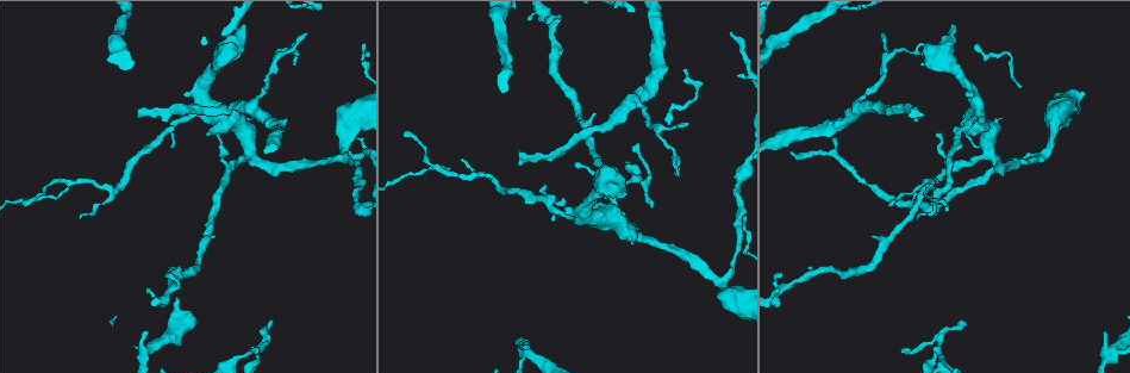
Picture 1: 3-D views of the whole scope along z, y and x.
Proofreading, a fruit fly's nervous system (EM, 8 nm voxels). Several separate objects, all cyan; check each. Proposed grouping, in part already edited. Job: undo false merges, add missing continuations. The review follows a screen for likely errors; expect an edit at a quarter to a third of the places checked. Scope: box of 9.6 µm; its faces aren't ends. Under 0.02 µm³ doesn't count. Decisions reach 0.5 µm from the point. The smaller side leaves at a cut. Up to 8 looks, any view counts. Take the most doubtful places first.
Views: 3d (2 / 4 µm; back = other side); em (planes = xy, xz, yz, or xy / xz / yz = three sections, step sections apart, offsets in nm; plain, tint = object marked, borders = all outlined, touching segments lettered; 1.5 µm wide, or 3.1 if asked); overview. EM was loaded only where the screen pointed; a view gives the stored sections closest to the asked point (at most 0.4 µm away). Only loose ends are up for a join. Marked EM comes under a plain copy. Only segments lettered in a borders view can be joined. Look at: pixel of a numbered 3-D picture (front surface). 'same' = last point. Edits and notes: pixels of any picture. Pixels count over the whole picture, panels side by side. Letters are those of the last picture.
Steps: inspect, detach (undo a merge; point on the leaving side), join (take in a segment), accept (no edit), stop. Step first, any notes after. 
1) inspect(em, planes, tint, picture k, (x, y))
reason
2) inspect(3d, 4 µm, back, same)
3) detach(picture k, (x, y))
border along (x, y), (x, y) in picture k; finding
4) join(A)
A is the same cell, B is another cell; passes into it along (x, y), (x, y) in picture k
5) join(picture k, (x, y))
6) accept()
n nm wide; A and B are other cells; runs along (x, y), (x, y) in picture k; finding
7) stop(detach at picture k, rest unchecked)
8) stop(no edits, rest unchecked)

inspect(3d, 2 µm, picture 1, (908, 116))
an open end

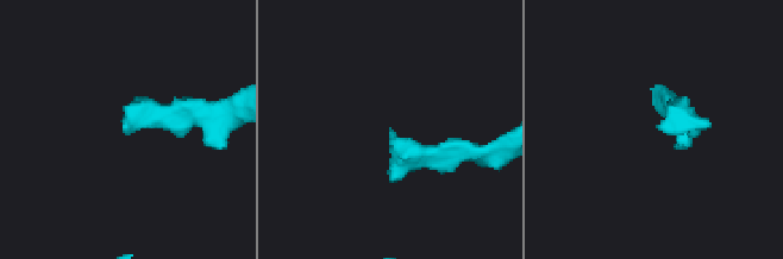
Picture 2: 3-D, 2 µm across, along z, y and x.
inspect(em, yz, step 4, tint, picture 2, (124, 127))
now the EM

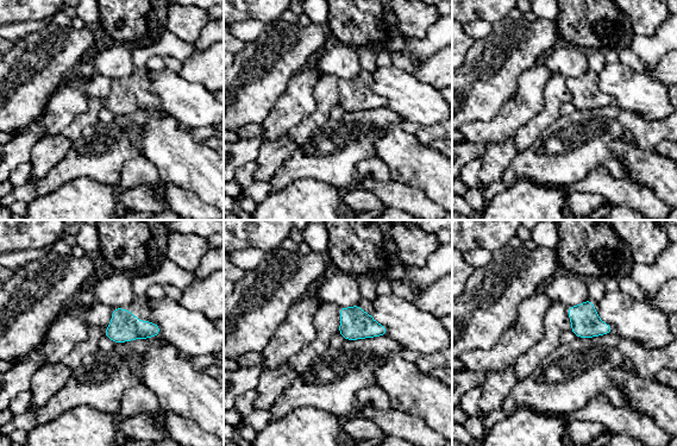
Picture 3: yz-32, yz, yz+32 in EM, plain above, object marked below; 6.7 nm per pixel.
inspect(em, yz, step 4, borders, same)

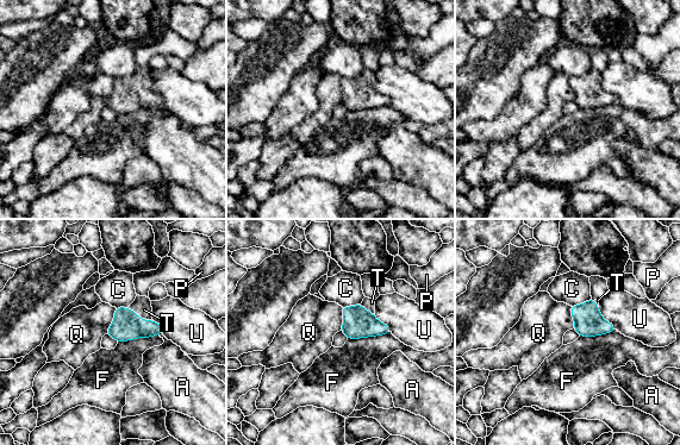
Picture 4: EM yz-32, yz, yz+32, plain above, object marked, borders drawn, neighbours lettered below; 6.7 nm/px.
join(T)
180 nm wide; T is the same cell, A, C, F, P, Q and U are other cells; passes into it along (126, 325), (139, 318), (142, 305) in picture 4; it goes on there

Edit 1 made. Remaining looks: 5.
inspect(3d, 2 µm, picture 1, (244, 27))
thick end

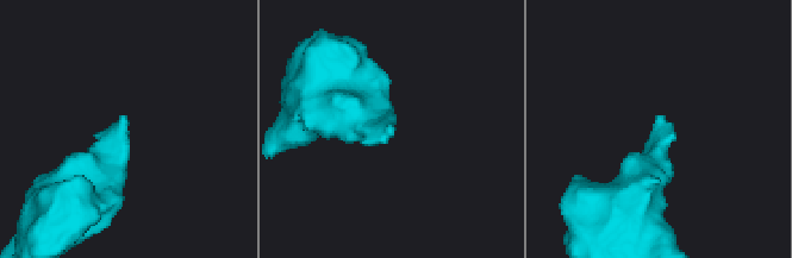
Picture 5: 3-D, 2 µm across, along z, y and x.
inspect(em, planes, tint, picture 5, (393, 134))
now the EM

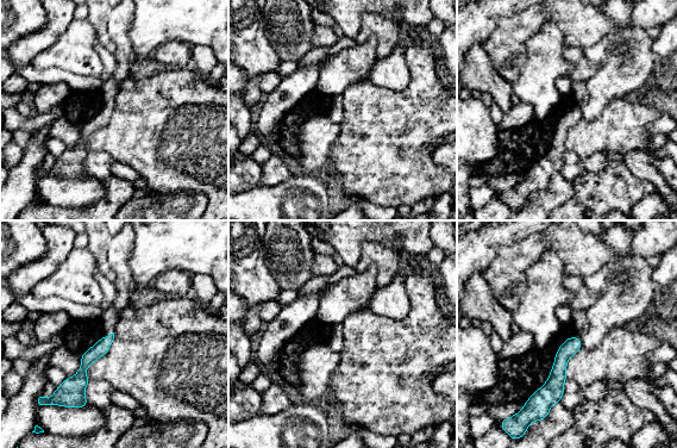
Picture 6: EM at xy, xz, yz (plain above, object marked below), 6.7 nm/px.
inspect(em, planes, borders, same)
what lies round it

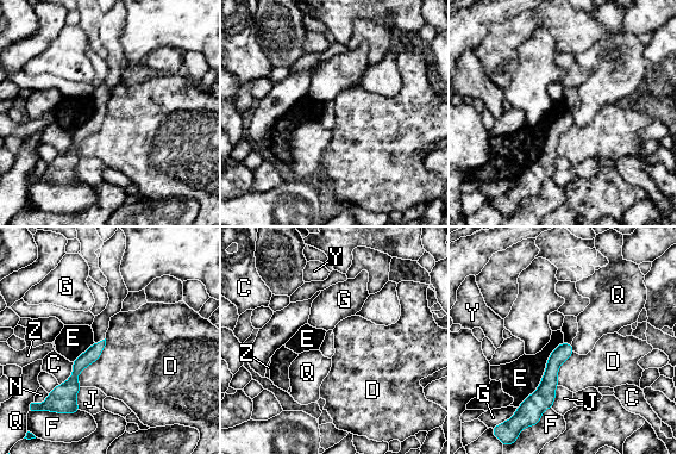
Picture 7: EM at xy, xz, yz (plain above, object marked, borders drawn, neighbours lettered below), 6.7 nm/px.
accept()
C, D, E, F, G, J, N, Q, Y and Z are other cells; runs along (569, 346), (553, 362), (540, 408) in picture 7; no lettered segment goes on from it

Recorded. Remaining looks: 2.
inspect(em, planes, borders, picture 1, (881, 36))
thin end

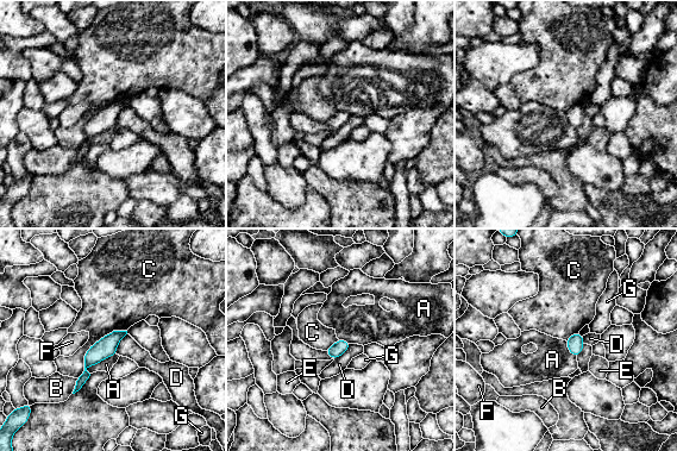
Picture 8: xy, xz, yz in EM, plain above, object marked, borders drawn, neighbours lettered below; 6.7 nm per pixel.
accept()
100 nm wide; A, B, C, D, E, F and G are other cells; border along (116, 354), (89, 365), (86, 370) in picture 8; no lettered segment goes on from it

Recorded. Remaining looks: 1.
stop(join at picture 4, rest unchecked)

